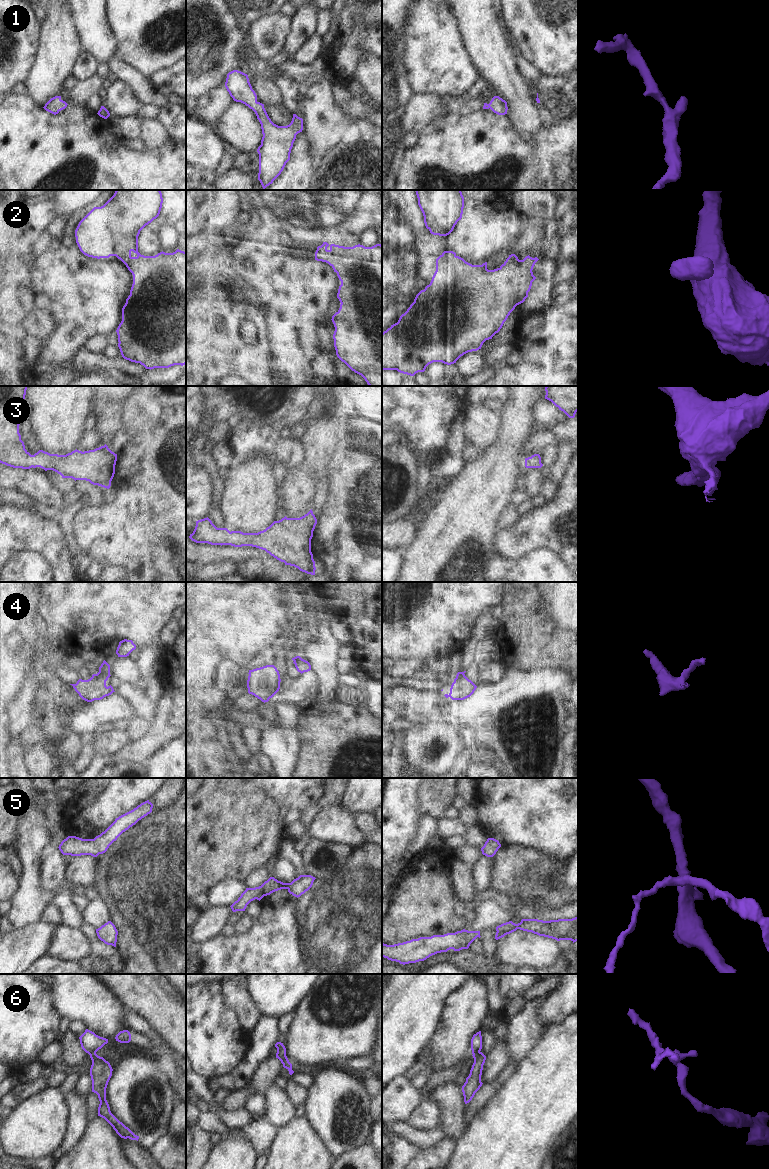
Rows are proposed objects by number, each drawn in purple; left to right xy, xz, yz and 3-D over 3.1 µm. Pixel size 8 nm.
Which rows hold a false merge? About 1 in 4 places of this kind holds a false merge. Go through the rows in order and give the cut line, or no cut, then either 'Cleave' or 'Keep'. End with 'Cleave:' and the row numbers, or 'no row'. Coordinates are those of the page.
1: No split. Keep
2: No split. Keep
3: No split. Keep
4: No split. Keep
5: No split. Keep
6: Split along yz (479, 1051), (473, 1054). Cleave
Cleave: 6

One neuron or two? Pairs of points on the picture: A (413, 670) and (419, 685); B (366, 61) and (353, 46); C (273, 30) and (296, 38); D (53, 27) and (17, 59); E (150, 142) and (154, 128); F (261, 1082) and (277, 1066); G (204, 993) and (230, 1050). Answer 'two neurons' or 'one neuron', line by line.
A: two neurons
B: two neurons
C: two neurons
D: two neurons
E: one neuron
F: one neuron
G: one neuron

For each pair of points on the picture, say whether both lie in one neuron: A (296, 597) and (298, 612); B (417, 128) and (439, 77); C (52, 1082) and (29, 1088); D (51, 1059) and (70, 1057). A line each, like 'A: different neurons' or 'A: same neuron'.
A: same neuron
B: different neurons
C: different neurons
D: different neurons

